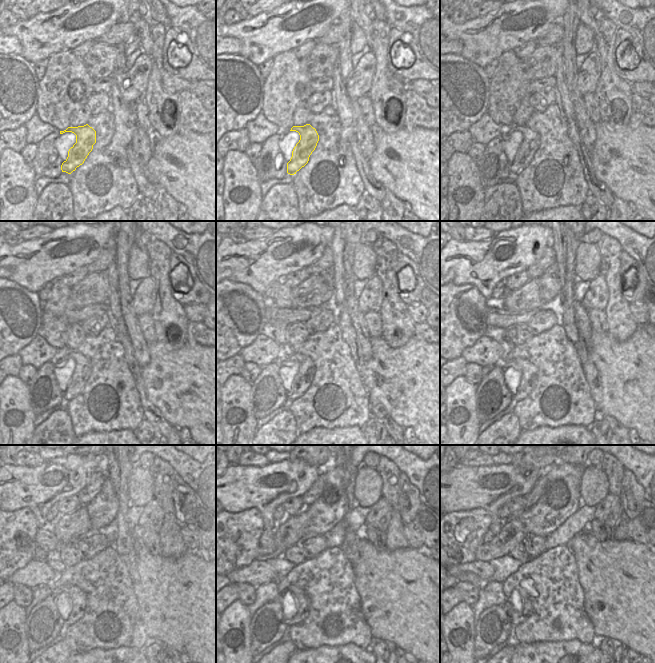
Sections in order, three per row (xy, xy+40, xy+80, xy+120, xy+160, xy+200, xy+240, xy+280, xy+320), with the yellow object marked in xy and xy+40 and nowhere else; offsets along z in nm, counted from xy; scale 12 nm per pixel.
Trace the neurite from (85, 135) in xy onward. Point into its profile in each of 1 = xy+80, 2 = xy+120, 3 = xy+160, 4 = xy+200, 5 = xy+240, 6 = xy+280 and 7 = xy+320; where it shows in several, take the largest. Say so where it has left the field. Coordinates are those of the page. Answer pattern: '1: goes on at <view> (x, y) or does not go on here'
1: goes on at xy+80 (531, 140)
2: goes on at xy+120 (83, 368)
3: goes on at xy+160 (303, 379)
4: goes on at xy+200 (528, 370)
5: goes on at xy+240 (79, 598)
6: goes on at xy+280 (301, 600)
7: goes on at xy+320 (516, 617)

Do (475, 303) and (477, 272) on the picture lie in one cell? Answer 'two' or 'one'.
two

